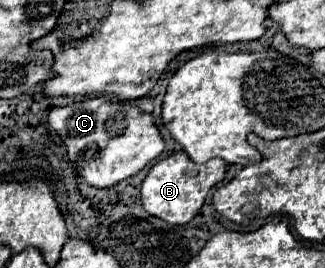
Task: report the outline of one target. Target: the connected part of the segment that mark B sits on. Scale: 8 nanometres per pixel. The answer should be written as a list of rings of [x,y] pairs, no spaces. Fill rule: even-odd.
[[[185,151],[171,153],[167,159],[157,161],[147,173],[147,177],[141,185],[143,209],[149,215],[159,217],[167,223],[185,225],[199,213],[209,189],[215,187],[217,183],[221,183],[223,177],[225,177],[225,161],[223,159],[209,159],[205,165],[195,165],[187,157]]]

